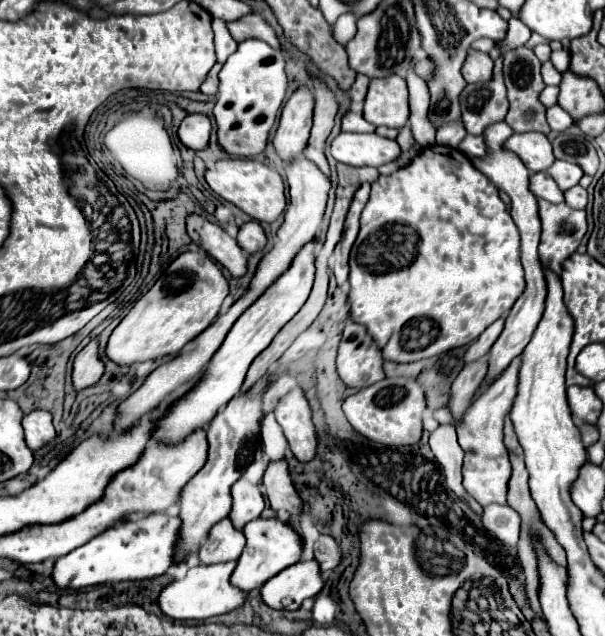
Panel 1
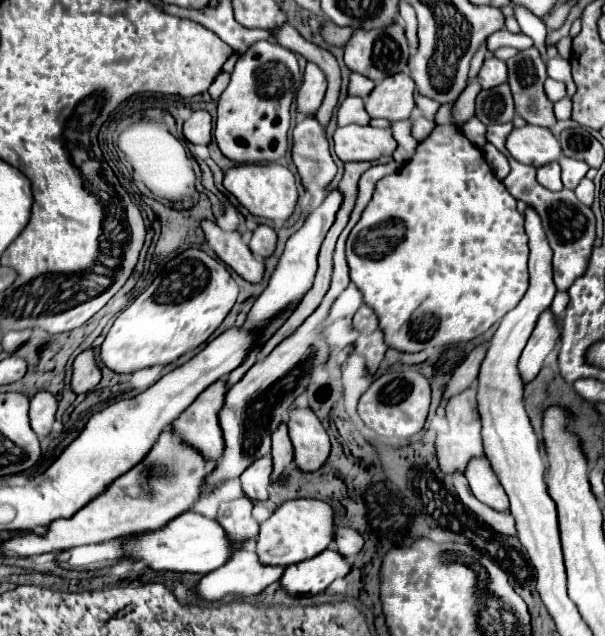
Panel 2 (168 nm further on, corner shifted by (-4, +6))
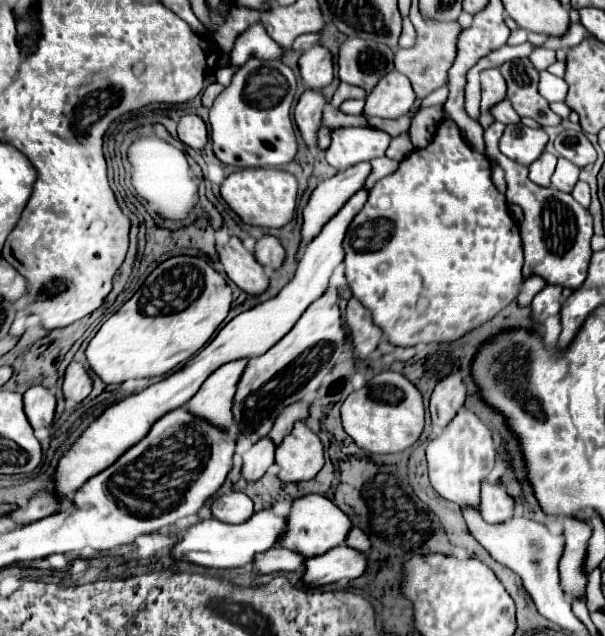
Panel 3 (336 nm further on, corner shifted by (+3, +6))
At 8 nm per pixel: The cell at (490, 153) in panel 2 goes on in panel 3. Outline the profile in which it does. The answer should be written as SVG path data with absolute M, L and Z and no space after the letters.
M497 67L485 69L481 73L481 89L483 89L483 99L481 99L479 123L483 129L487 129L493 123L493 117L489 117L489 105L505 99L505 93L507 93L505 79L501 77L501 71Z

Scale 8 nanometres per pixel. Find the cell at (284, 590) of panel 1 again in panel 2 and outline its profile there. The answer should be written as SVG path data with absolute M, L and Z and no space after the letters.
M326 549L324 553L300 561L296 565L288 565L280 583L288 593L300 593L300 595L316 595L324 591L334 579L346 577L350 573L352 565L336 551Z

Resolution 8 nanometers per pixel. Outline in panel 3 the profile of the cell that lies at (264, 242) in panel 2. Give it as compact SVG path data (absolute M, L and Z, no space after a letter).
M263 235L261 239L257 239L257 243L255 243L255 259L263 267L277 269L283 263L283 257L285 257L285 251L283 251L277 237Z

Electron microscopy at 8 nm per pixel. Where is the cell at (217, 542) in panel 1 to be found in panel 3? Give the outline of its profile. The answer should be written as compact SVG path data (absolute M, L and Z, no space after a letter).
M231 491L213 499L211 513L215 519L223 523L245 523L255 511L253 511L253 501L245 493Z

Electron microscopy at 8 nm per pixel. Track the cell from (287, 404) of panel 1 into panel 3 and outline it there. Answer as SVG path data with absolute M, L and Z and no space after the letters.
M297 421L293 431L275 451L281 481L309 481L323 467L321 439L303 423Z

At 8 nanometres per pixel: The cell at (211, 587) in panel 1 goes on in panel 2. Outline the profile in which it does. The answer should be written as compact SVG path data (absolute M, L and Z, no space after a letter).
M242 549L226 565L222 565L220 569L208 573L204 579L200 579L198 595L208 599L208 601L218 601L218 599L222 599L226 595L236 595L236 597L258 595L268 585L280 581L282 575L284 575L284 567L282 565L262 565L254 549Z

